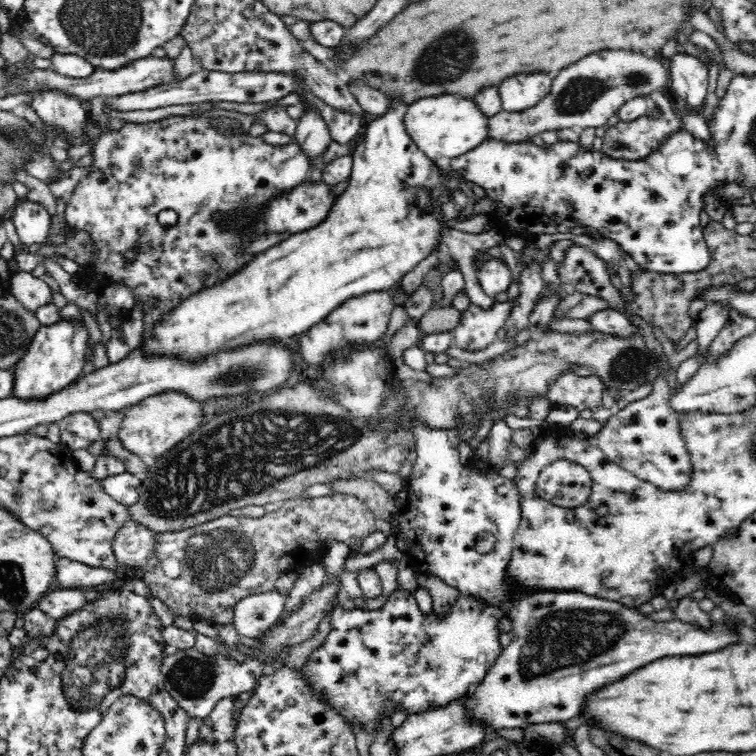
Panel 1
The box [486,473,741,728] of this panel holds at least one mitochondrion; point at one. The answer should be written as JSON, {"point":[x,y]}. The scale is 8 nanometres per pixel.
{"point":[568,637]}

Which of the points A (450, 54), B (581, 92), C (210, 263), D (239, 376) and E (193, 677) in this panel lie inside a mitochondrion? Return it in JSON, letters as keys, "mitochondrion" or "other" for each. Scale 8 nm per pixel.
{"A":"mitochondrion","B":"mitochondrion","C":"mitochondrion","D":"mitochondrion","E":"mitochondrion"}

